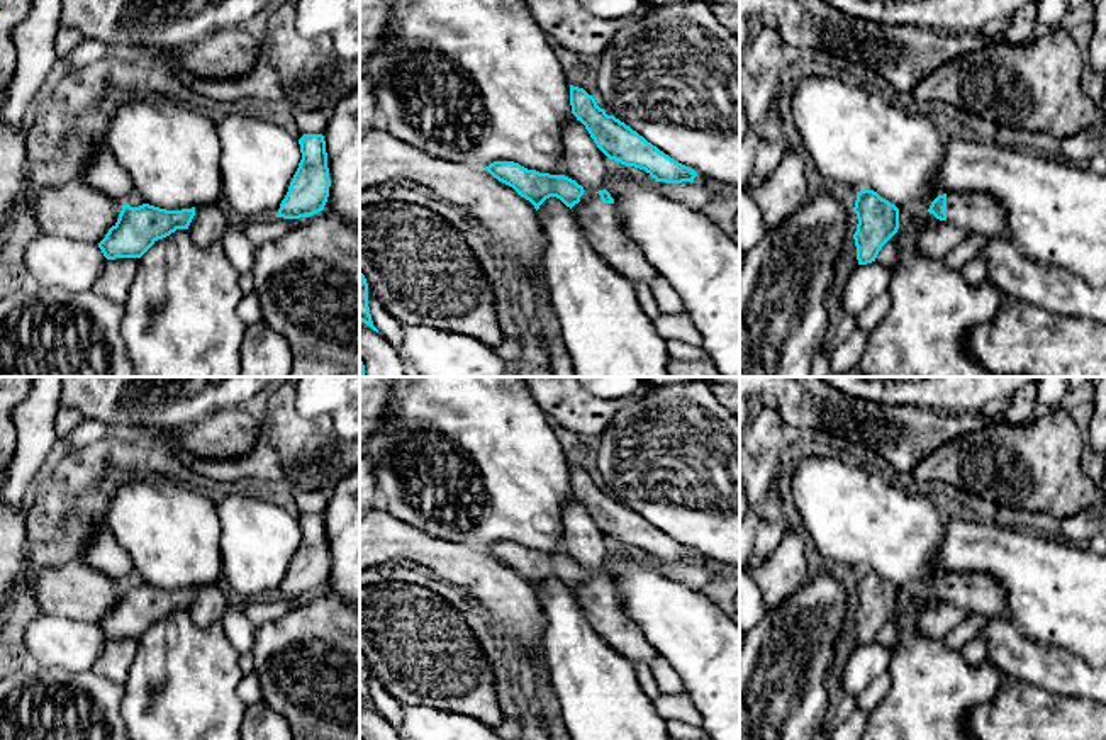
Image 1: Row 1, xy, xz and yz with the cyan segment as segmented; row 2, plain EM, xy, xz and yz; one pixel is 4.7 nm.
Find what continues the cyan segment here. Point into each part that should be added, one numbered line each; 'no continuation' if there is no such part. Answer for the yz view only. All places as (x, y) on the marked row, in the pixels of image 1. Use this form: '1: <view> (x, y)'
1: yz (979, 213)

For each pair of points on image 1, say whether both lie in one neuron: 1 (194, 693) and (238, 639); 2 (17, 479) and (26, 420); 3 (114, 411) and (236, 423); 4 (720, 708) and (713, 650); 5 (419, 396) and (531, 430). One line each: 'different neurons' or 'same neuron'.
1: different neurons
2: same neuron
3: different neurons
4: same neuron
5: same neuron

